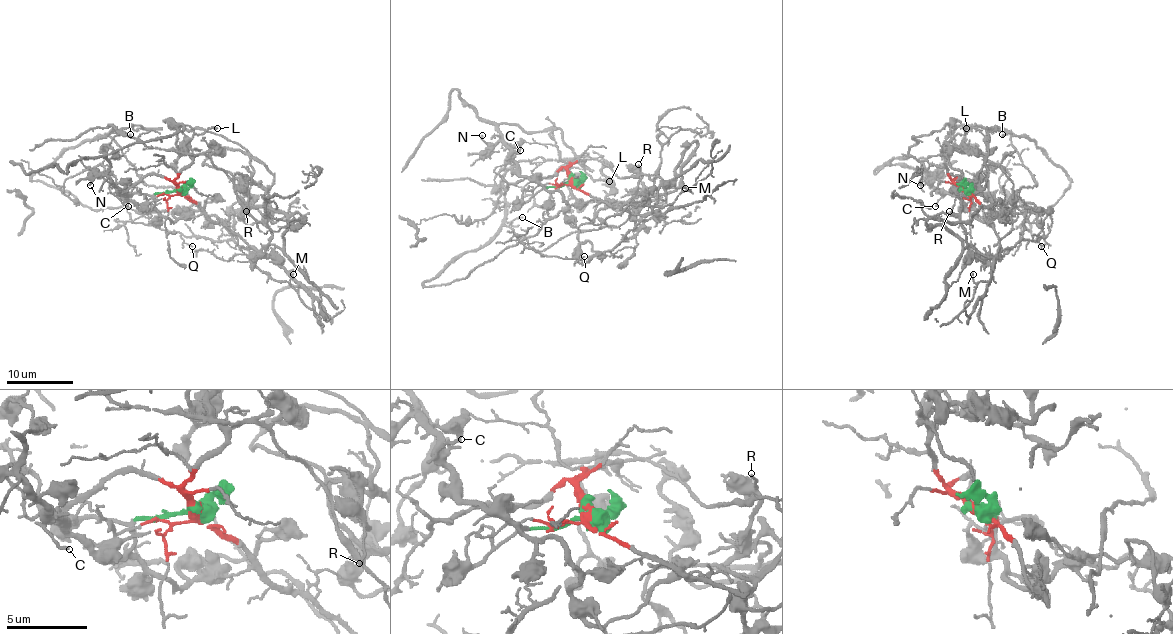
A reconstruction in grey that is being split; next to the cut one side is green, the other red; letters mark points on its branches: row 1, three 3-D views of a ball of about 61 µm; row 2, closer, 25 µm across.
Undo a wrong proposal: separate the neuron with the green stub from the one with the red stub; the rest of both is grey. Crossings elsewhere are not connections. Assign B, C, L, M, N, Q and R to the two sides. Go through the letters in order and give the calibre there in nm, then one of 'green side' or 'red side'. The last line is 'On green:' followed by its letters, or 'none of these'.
B: 110 nm thick; green side
C: 190 nm thick; green side
L: 200 nm thick; red side
M: 140 nm thick; red side
N: 160 nm thick; green side
Q: 90 nm thick; red side
R: 120 nm thick; red side
On green: B, C, N

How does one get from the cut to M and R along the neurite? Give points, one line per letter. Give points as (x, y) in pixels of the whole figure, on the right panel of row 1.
M: (966, 190), (976, 197), (999, 238), (997, 255), (990, 263), (990, 278), (976, 283), (972, 273)
R: (966, 190), (974, 195), (982, 215), (992, 222), (990, 214), (995, 215), (985, 179), (957, 197), (949, 212)

